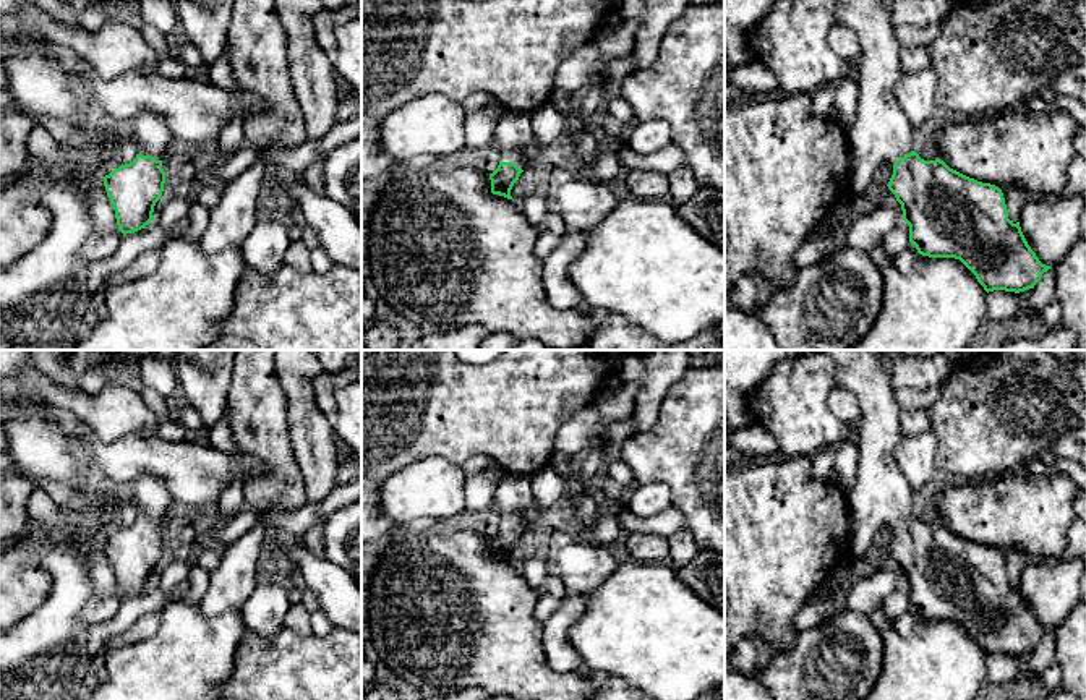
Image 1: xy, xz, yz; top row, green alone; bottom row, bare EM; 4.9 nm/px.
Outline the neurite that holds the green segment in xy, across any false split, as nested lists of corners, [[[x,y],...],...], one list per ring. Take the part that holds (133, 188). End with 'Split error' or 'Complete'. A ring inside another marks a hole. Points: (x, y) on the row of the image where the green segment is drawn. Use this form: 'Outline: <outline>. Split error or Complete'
Outline: [[[143,110],[125,126],[136,144],[136,157],[104,177],[107,196],[123,235],[135,233],[154,220],[154,206],[165,183],[162,162],[178,146],[164,117]]]. Split error

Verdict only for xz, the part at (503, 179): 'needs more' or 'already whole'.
needs more

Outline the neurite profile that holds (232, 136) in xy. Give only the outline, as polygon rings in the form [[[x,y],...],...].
[[[235,117],[222,130],[216,146],[212,147],[217,160],[229,157],[245,143],[243,120]]]

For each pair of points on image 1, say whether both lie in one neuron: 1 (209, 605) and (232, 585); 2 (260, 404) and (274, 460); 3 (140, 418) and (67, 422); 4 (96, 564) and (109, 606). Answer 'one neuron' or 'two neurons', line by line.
1: one neuron
2: one neuron
3: two neurons
4: one neuron

